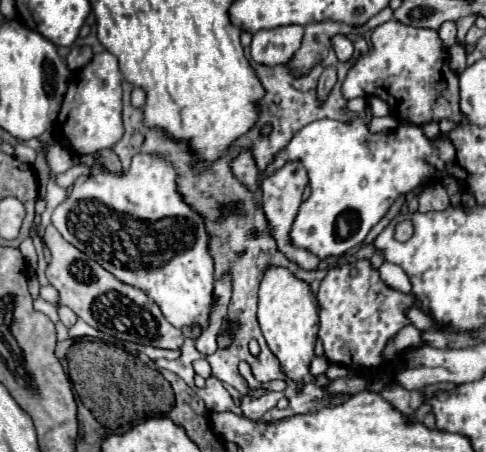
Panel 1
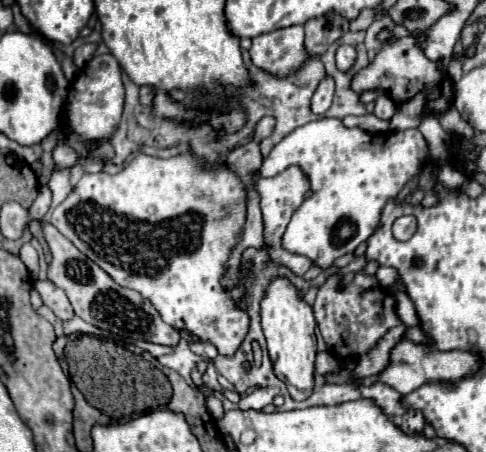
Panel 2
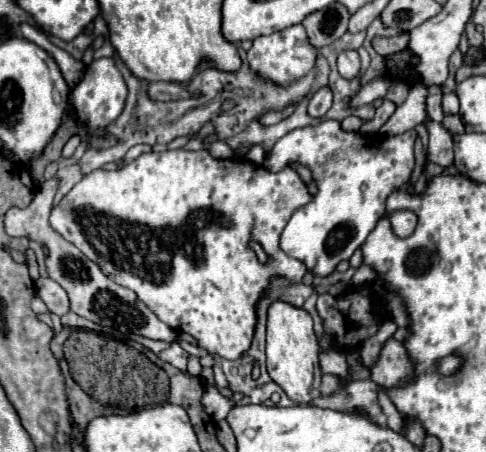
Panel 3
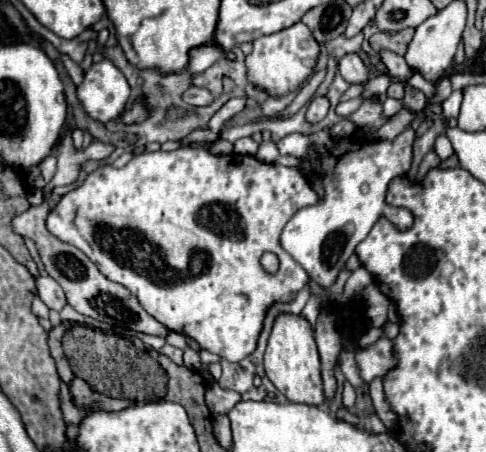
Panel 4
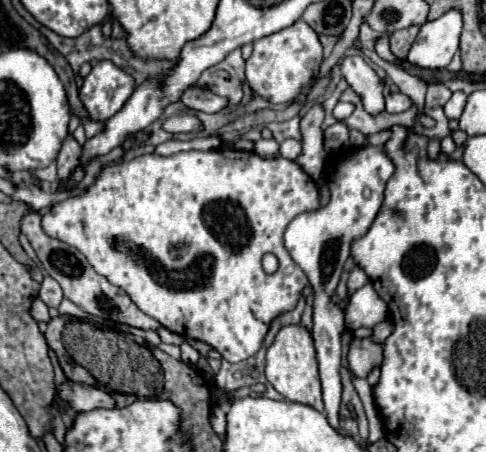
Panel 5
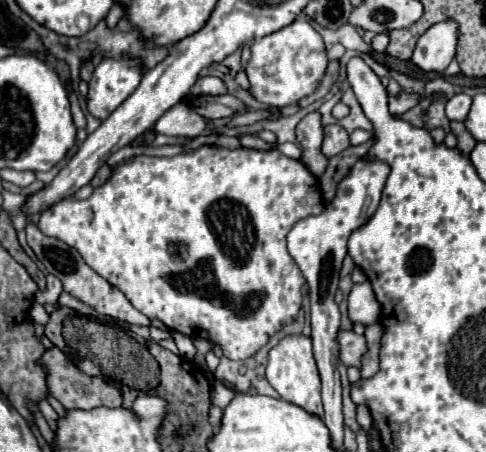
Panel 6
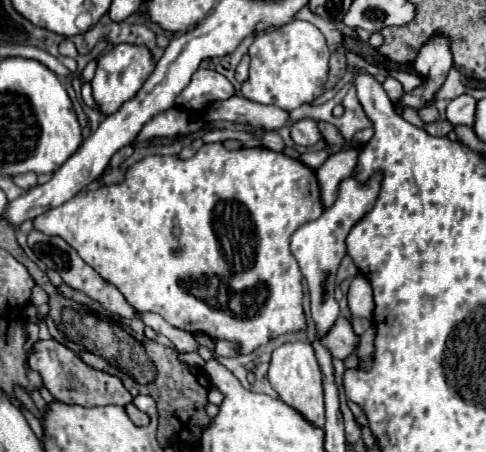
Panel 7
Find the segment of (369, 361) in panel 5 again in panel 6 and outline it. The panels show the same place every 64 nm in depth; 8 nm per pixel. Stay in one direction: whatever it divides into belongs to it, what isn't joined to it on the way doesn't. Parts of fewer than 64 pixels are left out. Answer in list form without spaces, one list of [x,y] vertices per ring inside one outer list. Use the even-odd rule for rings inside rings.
[[[338,330],[338,358],[346,366],[358,366],[360,358],[366,352],[364,336],[358,336],[354,330]]]

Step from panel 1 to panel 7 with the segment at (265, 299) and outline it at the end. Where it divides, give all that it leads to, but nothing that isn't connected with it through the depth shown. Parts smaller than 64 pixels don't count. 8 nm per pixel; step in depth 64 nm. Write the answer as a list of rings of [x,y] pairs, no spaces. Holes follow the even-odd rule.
[[[294,342],[282,344],[272,352],[272,362],[268,370],[268,380],[272,388],[278,392],[280,400],[300,412],[310,424],[324,428],[324,388],[322,388],[322,372],[320,364],[314,356],[314,348],[310,344]]]

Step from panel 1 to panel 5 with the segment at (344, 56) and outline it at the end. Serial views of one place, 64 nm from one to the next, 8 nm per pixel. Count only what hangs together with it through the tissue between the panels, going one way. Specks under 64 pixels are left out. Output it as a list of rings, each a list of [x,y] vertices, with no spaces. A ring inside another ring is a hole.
[[[346,56],[342,60],[342,74],[352,90],[360,96],[364,110],[372,116],[384,112],[384,86],[378,74],[362,60],[362,56]]]

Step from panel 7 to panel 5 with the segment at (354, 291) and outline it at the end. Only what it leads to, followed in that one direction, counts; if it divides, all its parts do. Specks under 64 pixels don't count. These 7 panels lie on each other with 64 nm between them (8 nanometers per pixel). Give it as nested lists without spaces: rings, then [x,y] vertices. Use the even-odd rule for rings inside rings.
[[[368,282],[350,296],[350,304],[346,308],[346,326],[352,330],[360,326],[374,328],[382,320],[386,320],[386,302]]]

